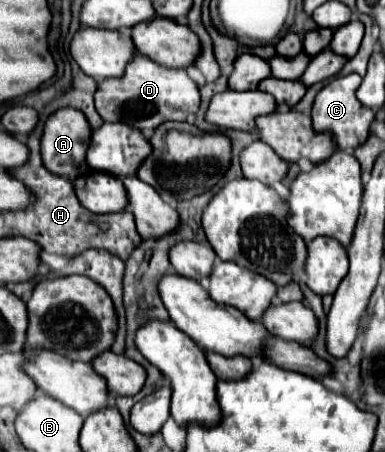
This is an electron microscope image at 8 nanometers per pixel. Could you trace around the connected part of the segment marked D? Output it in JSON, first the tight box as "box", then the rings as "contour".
{"box":[95,55,199,131],"contour":[[[135,55],[121,77],[103,79],[97,85],[95,107],[103,121],[125,121],[139,131],[153,131],[165,121],[189,121],[199,109],[199,89],[185,69],[161,67],[143,55]]]}

